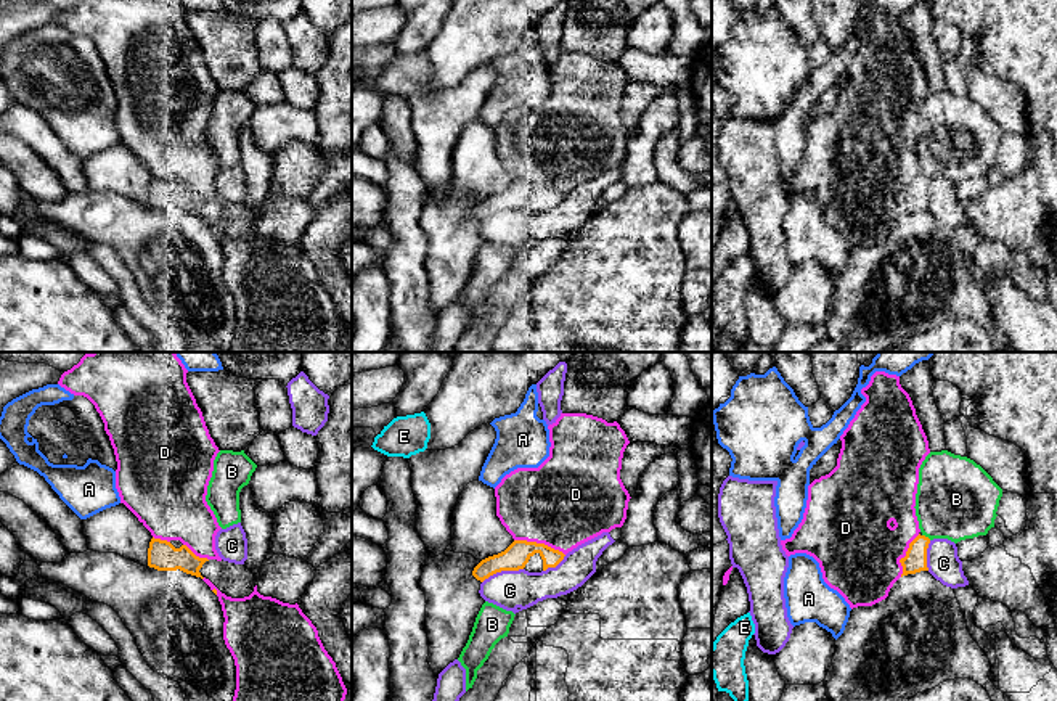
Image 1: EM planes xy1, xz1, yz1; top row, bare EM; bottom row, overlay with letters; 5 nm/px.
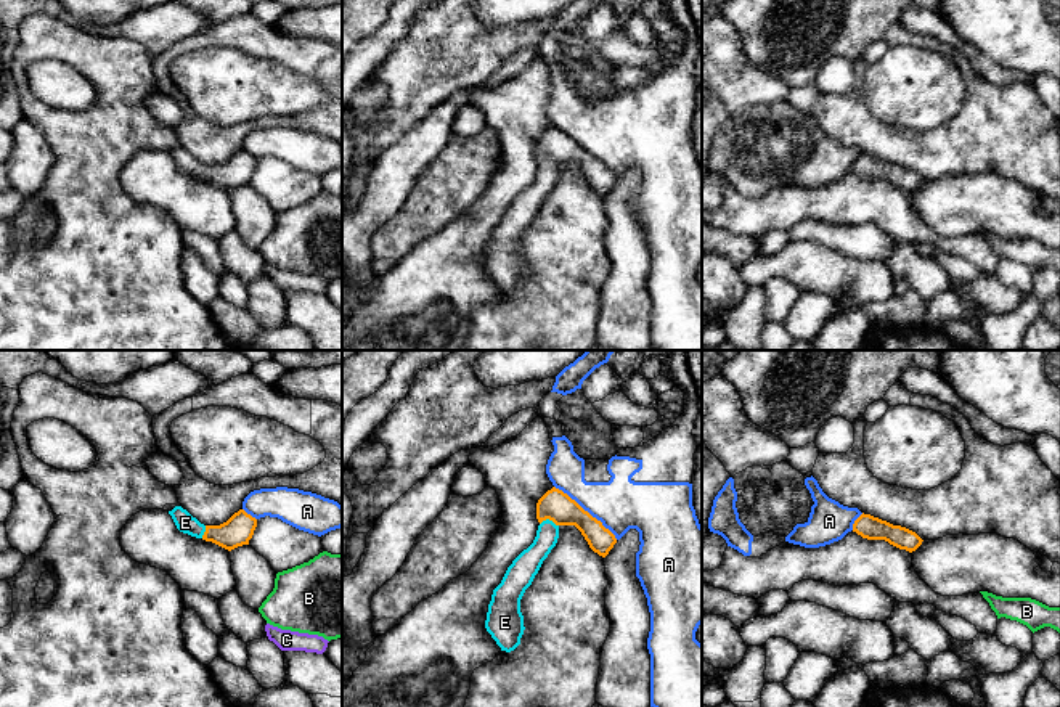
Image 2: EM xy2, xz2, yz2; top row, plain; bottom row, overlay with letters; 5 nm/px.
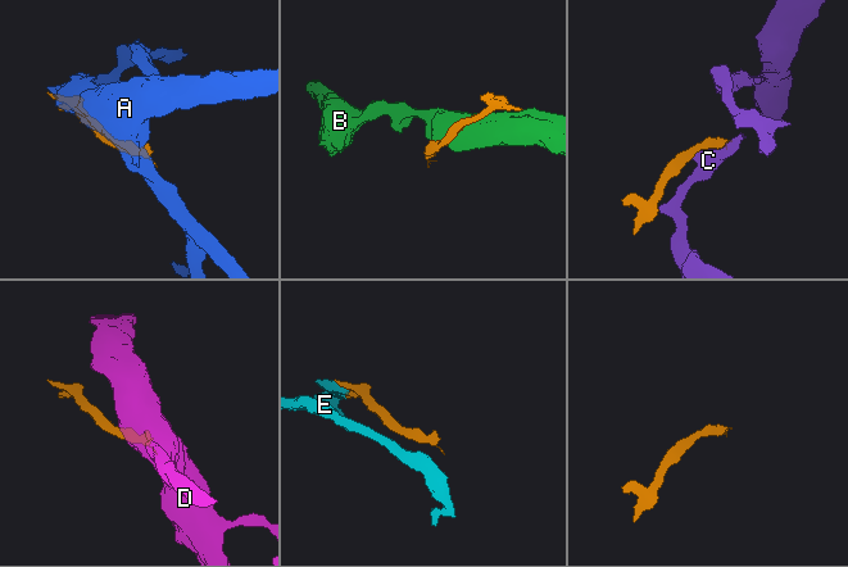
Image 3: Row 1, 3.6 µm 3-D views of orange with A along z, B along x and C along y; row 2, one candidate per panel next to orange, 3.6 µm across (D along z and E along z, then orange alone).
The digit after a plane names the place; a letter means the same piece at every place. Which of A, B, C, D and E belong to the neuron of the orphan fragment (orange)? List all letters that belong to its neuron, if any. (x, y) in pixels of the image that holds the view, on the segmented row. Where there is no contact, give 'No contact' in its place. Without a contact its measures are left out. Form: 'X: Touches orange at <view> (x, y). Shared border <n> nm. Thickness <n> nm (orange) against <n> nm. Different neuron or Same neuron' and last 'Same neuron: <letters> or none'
A: Touches orange at xz2 (587, 511). Shared border 420 nm. Thickness 160 nm (orange) against 260 nm. Different neuron
B: Touches orange at yz1 (927, 537). Shared border 50 nm. Thickness 110 nm (orange) against 400 nm. Different neuron
C: Touches orange at xz1 (501, 569). Shared border 220 nm. Thickness 120 nm (orange) against 190 nm. Different neuron
D: Touches orange at xz1 (540, 544). Shared border 260 nm. Thickness 120 nm (orange) against 440 nm. Different neuron
E: Touches orange at xz2 (550, 519). Shared border 100 nm. Thickness 160 nm (orange) against 120 nm. Same neuron
Same neuron: E

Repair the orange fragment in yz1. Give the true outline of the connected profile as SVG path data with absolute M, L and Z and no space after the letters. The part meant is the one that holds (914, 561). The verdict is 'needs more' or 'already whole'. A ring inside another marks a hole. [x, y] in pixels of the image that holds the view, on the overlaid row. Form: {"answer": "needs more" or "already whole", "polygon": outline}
{"answer": "already whole", "polygon": "M917 535L906 551L906 556L900 560L903 566L903 576L916 574L920 571L928 571L927 568L927 548L928 548L930 539L925 535Z"}

